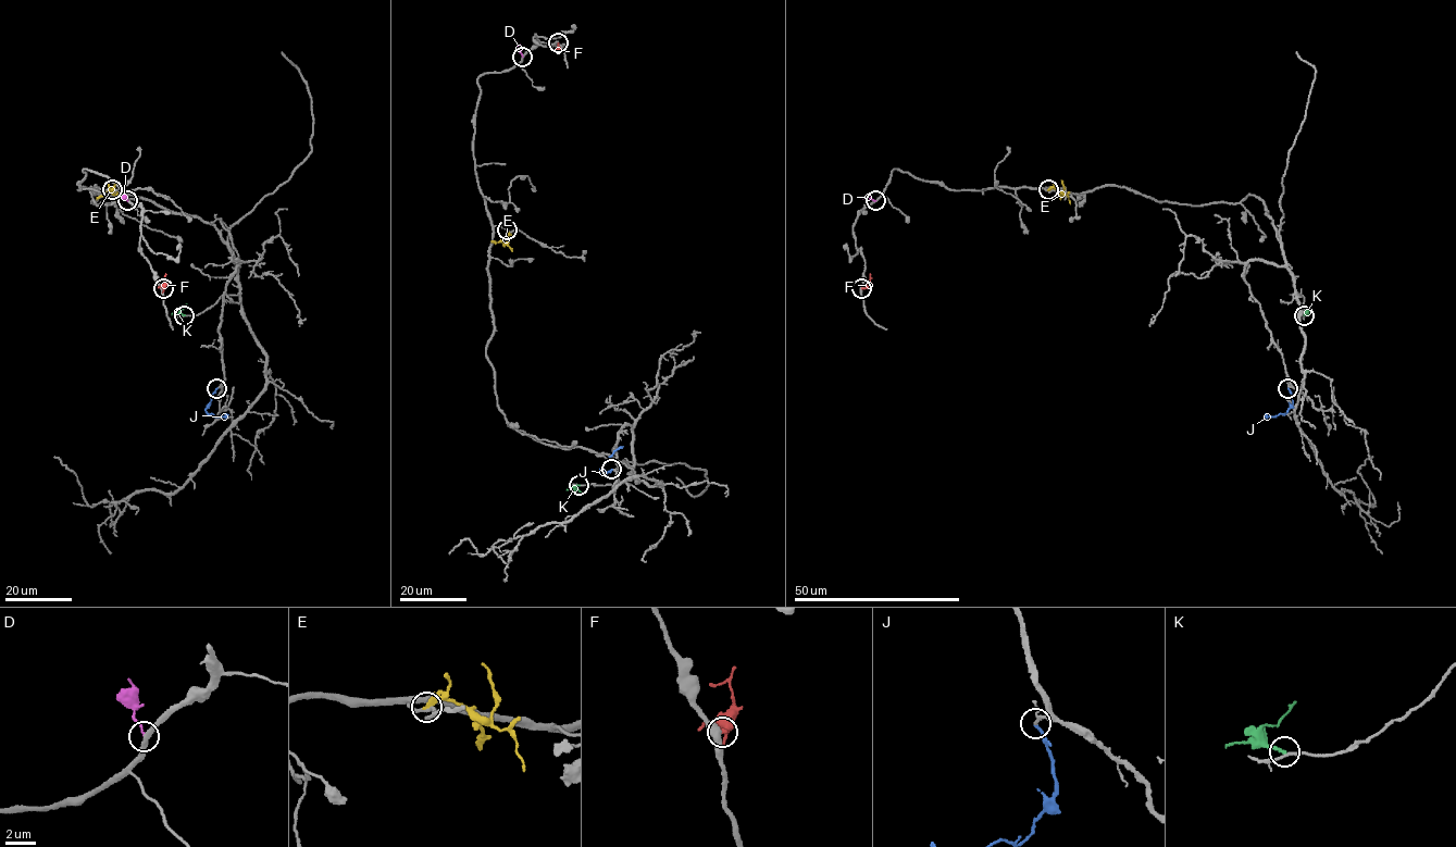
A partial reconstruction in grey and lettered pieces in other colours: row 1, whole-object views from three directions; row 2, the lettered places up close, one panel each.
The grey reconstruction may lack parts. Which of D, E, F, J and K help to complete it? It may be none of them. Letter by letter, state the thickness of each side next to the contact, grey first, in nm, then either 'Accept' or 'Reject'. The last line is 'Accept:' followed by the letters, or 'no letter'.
D: Thickness 320 nm (grey) against 140 nm. Reject
E: Thickness 190 nm (grey) against 360 nm. Reject
F: Thickness 460 nm (grey) against 240 nm. Reject
J: Thickness 140 nm (grey) against 170 nm. Accept
K: Thickness 190 nm (grey) against 200 nm. Reject
Accept: J

